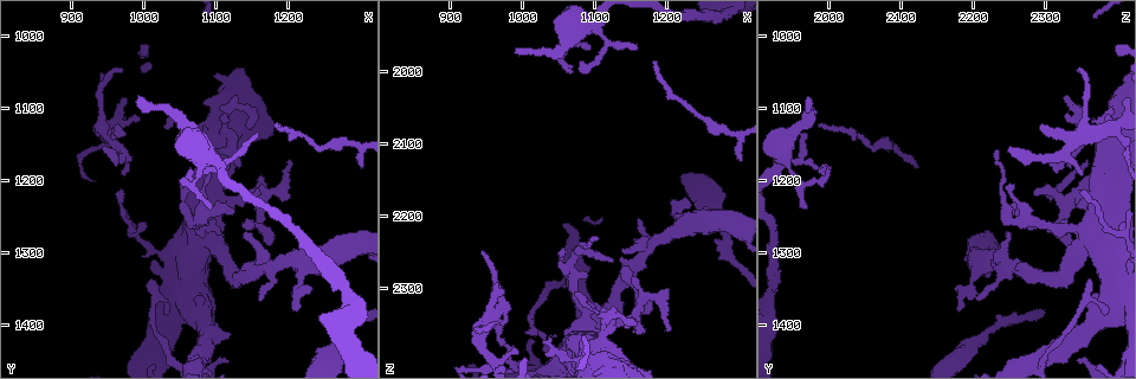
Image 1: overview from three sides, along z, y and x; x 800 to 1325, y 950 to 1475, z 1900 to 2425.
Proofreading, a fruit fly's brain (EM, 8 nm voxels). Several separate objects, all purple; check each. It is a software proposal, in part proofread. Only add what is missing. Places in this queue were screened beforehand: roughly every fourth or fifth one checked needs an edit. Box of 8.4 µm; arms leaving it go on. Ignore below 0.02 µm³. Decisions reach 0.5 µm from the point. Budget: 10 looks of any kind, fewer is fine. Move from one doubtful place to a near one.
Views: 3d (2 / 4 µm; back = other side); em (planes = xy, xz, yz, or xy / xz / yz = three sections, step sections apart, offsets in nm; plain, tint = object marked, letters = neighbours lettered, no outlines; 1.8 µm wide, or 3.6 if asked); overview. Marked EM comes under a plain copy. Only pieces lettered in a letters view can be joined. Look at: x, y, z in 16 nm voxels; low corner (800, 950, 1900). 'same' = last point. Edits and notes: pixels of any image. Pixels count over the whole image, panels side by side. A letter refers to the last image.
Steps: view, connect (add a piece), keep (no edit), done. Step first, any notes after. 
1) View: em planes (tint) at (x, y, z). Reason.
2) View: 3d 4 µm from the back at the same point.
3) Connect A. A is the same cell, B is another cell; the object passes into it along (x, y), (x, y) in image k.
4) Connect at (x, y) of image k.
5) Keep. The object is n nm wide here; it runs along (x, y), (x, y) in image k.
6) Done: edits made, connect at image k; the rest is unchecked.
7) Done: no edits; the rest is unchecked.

View: 3d 4 µm at (1155, 1225, 2285). Free end.

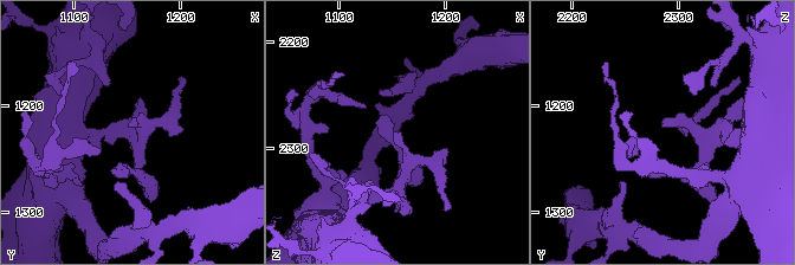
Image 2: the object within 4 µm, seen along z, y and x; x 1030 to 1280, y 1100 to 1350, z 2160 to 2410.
View: em yz step 8 (tint) at (1150, 1220, 2284).

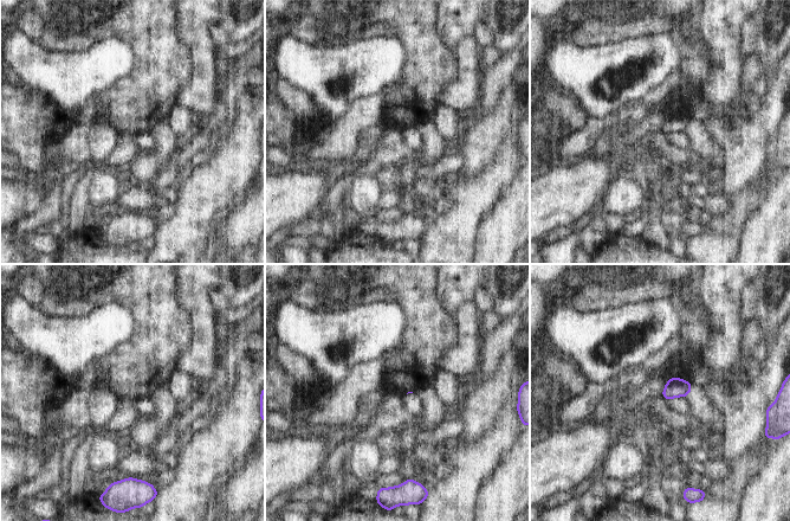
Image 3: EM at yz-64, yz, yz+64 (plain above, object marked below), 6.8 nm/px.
View: em planes (letters) at the same point.

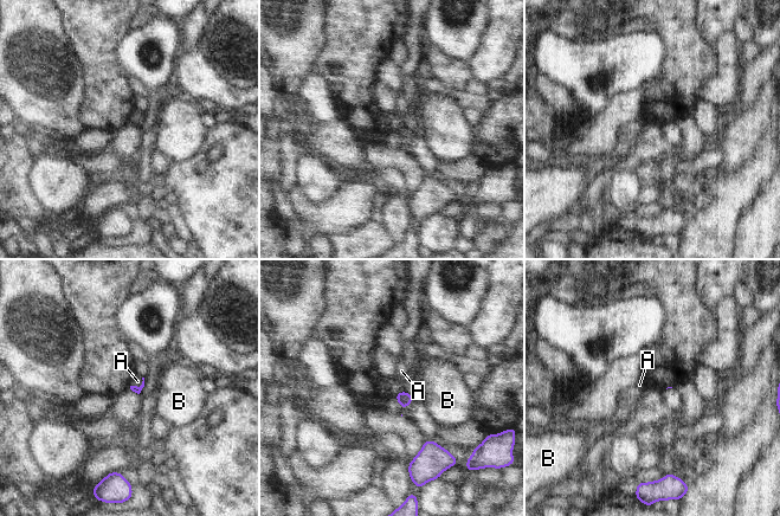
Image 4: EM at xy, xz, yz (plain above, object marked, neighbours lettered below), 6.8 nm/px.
Keep. A and B are other cells; a border runs along (142, 378), (139, 386), (130, 386) in image 4; none of them fits.

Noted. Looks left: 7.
View: 3d 2 µm at (965, 1125, 2295).

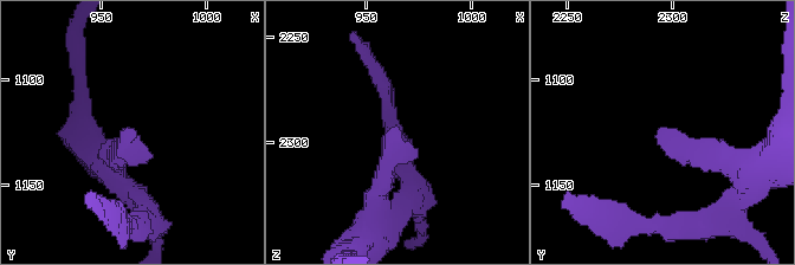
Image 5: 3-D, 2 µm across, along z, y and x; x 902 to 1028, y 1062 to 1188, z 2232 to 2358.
View: em planes (letters) at (963, 1126, 2291).

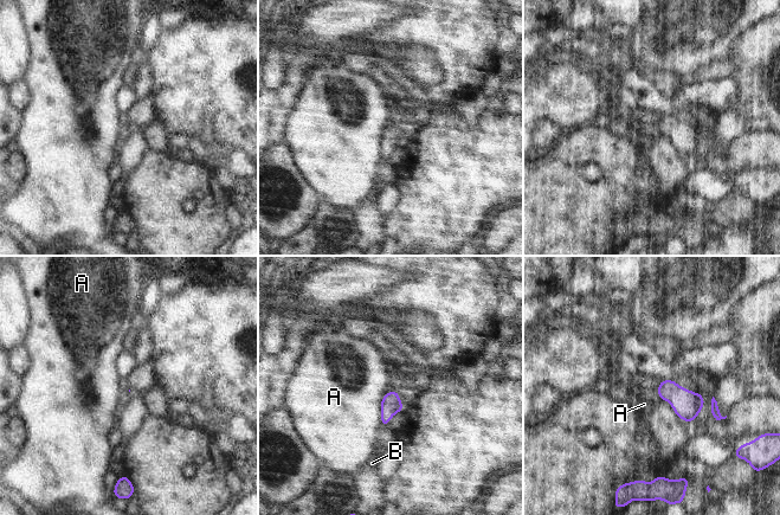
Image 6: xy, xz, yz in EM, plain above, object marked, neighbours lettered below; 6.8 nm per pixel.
Keep. A and B are other cells; none of them fits.

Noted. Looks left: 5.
View: 3d 2 µm at (995, 1085, 1970). Branch stops here.

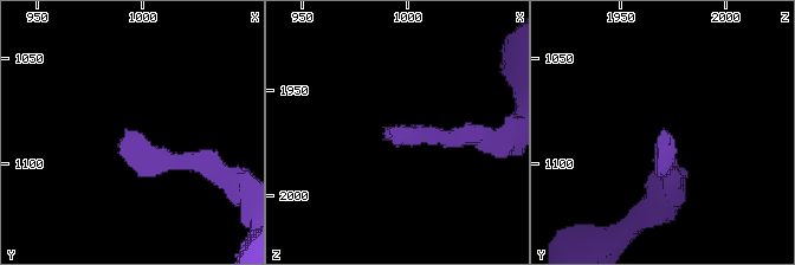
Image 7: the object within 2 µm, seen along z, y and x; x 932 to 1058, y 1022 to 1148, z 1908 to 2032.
View: em xy step 8 (letters) at (990, 1086, 1967). Now the EM.

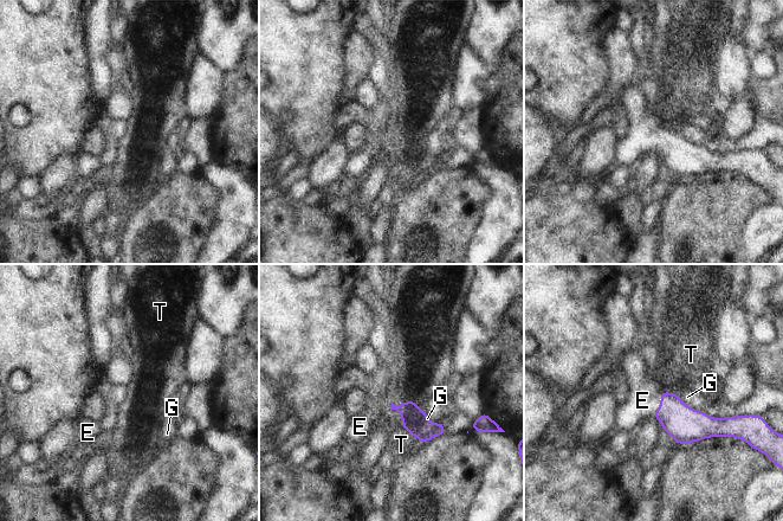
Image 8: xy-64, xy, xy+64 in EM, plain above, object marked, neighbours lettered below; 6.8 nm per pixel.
View: em planes (letters) at the same point. Another direction.

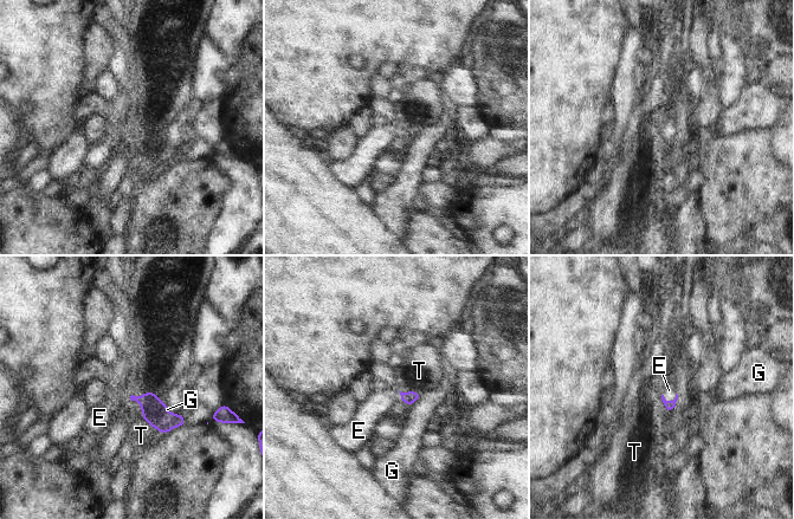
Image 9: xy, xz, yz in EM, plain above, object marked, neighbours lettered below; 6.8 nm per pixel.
Connect E. E is the same cell, G and T are other cells; it goes on there.

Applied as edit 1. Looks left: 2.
View: overview.

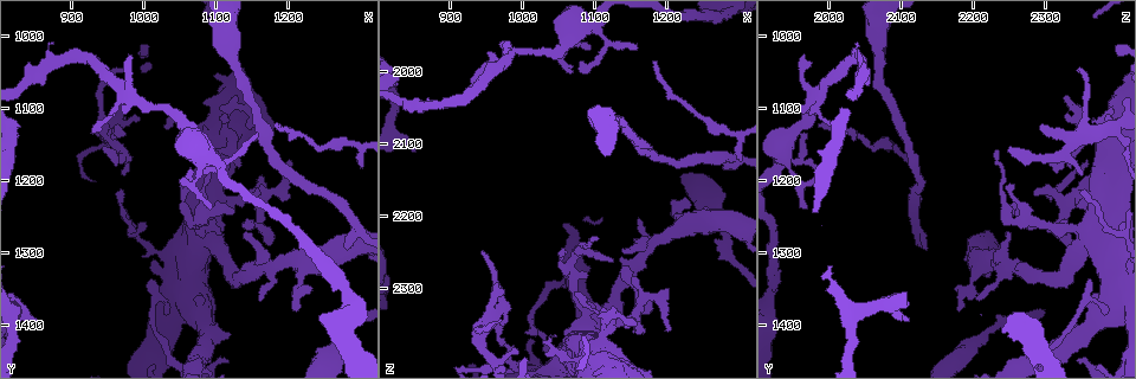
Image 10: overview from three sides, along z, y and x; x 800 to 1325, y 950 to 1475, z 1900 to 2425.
View: em planes (letters) at (1285, 1295, 2135). An open end.

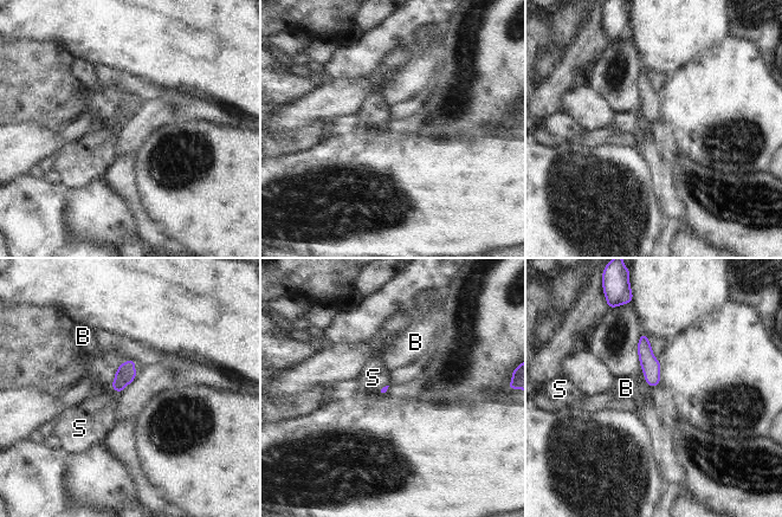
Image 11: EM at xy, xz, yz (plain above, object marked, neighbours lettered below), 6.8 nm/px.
Keep. B and S are other cells; a border runs along (112, 389), (118, 393) in image 11; no lettered piece goes on from it.

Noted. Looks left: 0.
Done: edits made, connect at image 9; the rest is unchecked.

